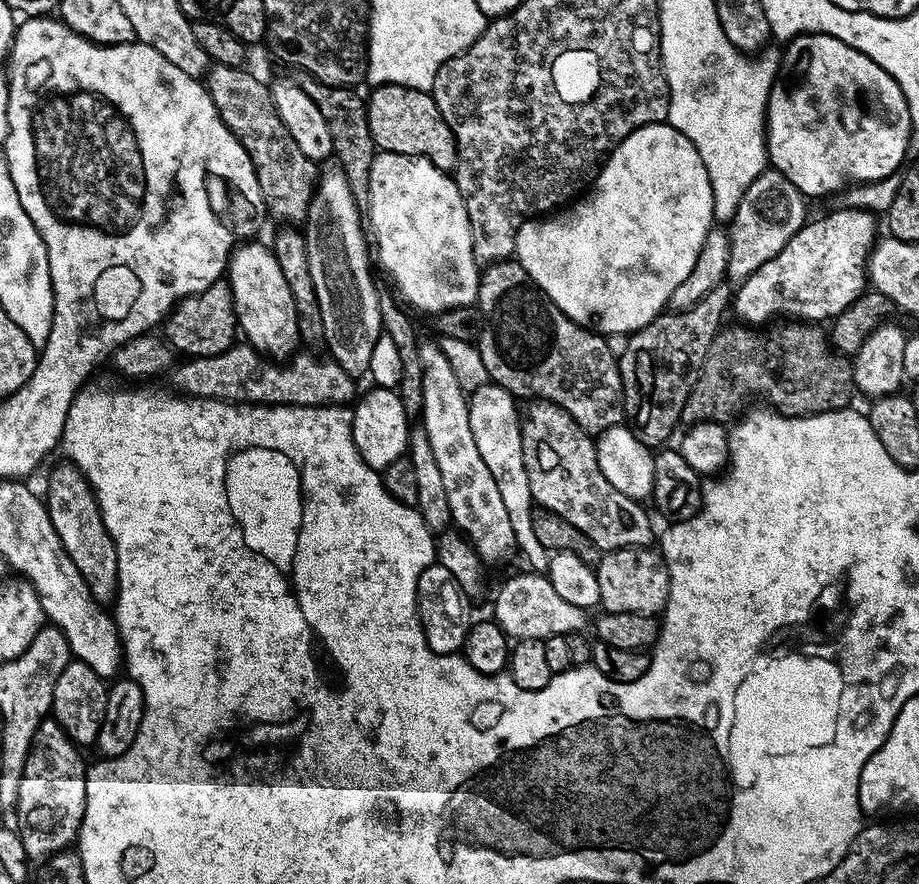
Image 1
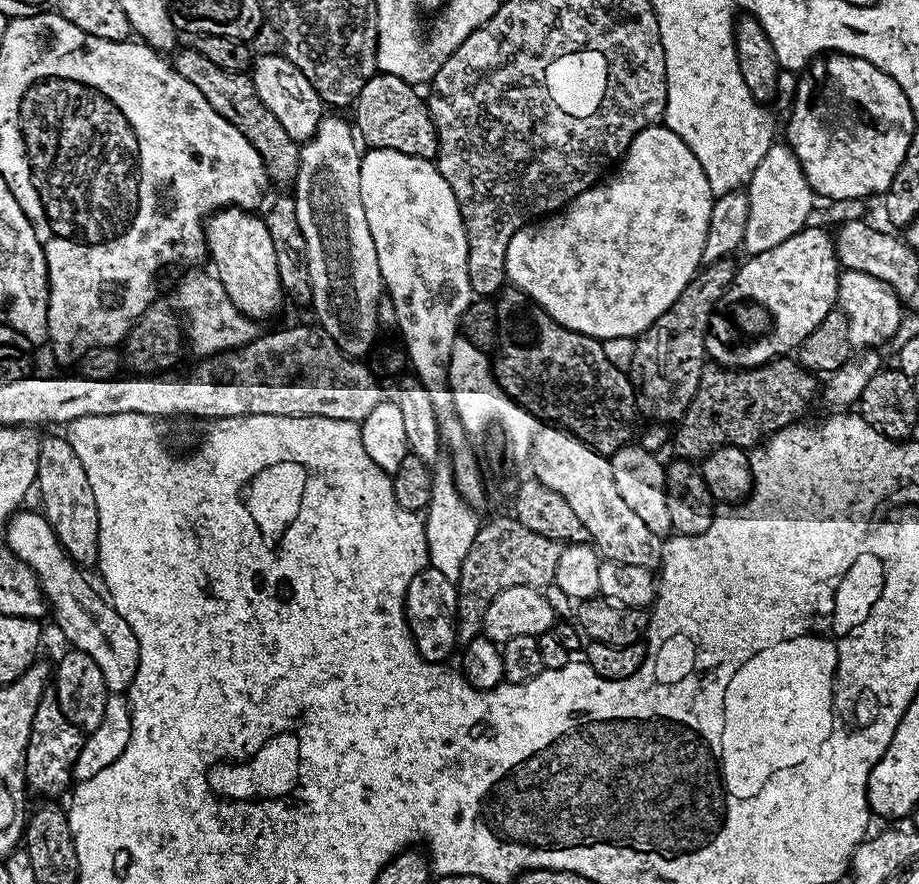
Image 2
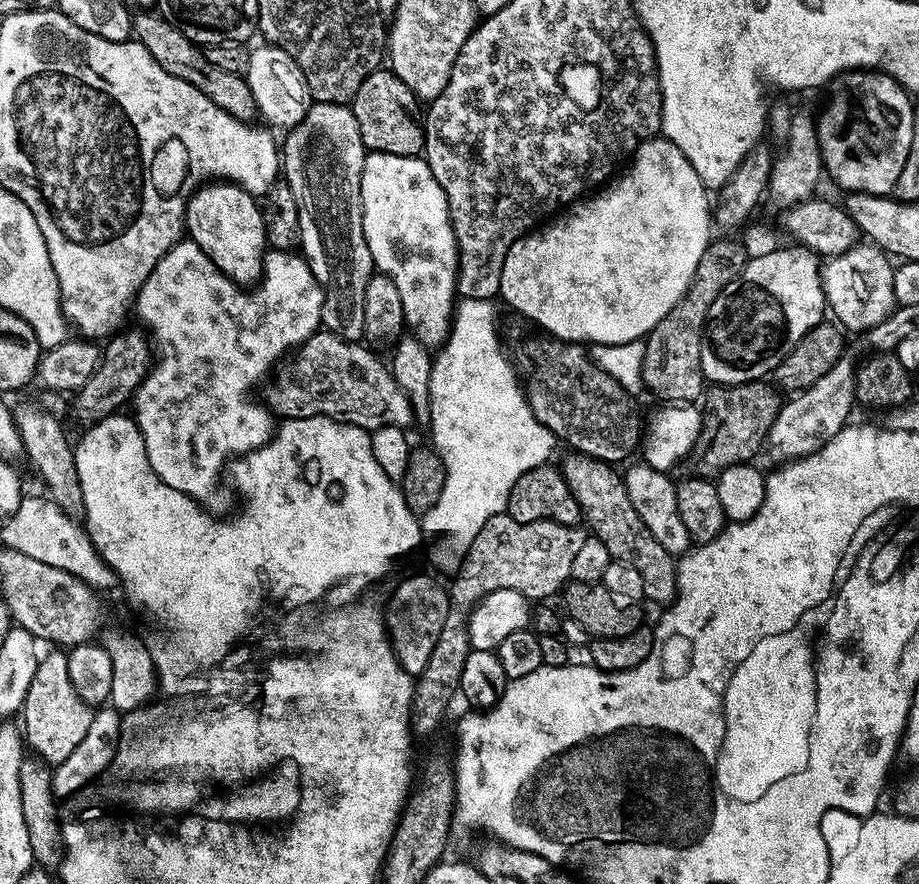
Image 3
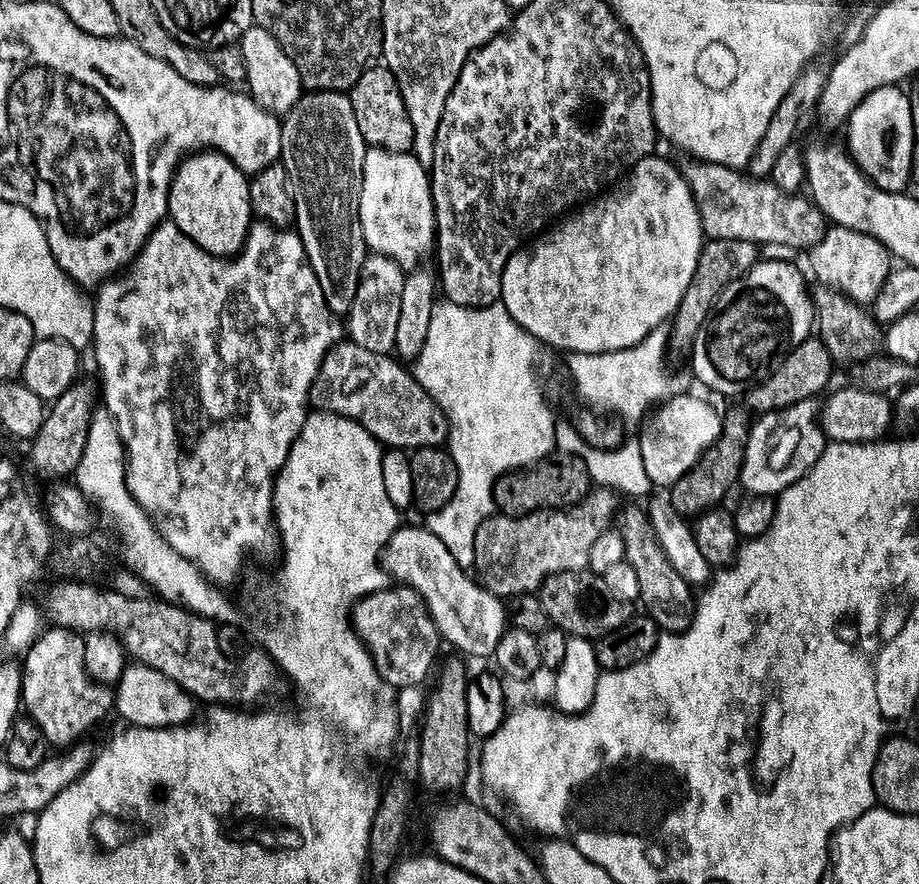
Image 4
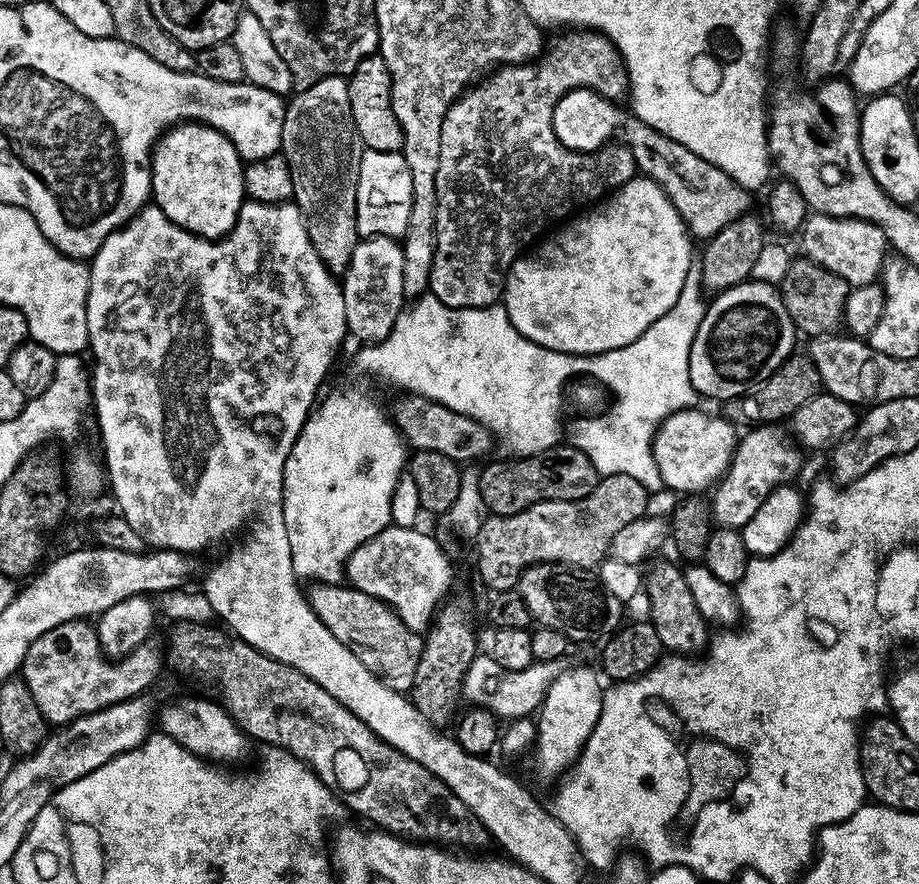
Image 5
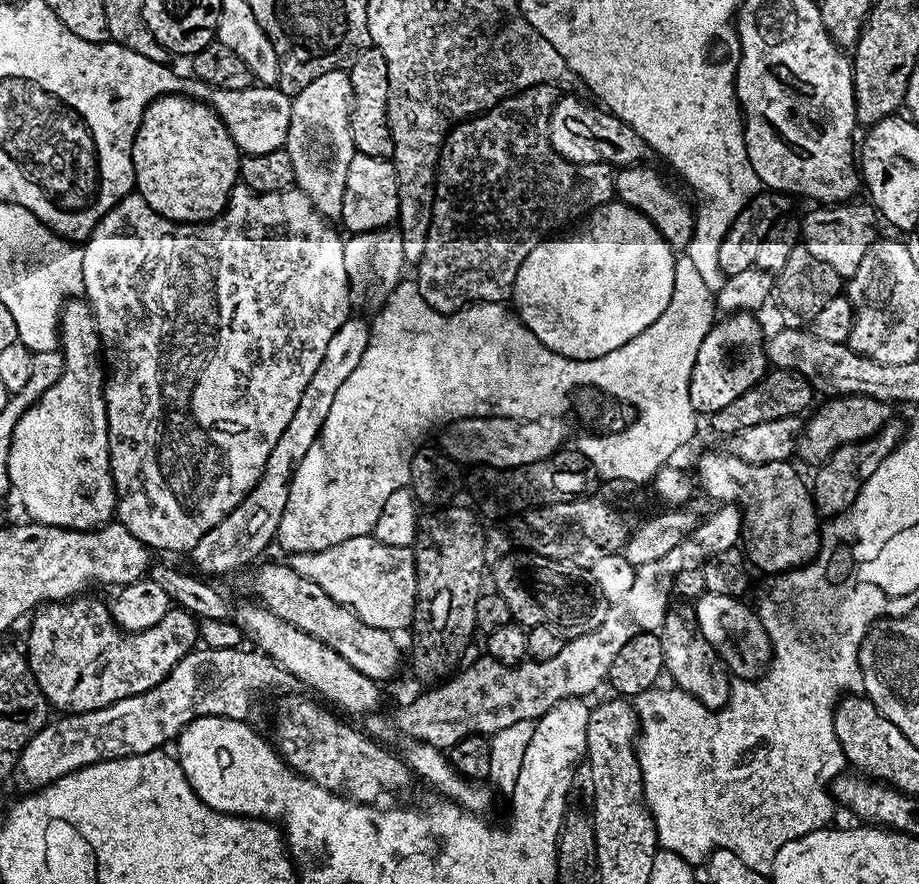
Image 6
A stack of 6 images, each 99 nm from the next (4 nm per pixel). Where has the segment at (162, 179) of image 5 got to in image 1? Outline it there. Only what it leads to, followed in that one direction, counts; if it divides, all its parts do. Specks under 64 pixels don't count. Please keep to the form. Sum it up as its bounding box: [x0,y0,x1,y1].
[226,243,301,358]

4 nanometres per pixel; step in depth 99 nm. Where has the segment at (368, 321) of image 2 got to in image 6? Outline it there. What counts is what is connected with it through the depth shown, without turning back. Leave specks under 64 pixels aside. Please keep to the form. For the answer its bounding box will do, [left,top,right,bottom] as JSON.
[285,69,356,222]

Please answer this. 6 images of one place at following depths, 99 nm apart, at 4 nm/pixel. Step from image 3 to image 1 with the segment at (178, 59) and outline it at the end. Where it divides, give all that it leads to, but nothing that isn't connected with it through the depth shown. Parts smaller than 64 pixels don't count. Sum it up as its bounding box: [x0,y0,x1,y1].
[206,64,318,226]

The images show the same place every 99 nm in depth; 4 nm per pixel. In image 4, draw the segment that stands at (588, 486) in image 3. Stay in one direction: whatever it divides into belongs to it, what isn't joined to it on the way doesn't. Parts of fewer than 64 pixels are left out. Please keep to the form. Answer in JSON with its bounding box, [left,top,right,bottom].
[618,502,694,630]

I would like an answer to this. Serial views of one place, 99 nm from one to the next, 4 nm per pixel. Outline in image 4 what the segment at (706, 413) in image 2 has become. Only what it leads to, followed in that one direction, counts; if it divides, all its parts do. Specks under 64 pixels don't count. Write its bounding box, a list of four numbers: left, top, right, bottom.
[670,407,750,514]

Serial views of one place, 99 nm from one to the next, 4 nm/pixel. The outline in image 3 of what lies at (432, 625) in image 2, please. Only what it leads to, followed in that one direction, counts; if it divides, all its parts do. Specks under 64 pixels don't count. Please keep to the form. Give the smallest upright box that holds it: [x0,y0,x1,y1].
[386,576,448,678]

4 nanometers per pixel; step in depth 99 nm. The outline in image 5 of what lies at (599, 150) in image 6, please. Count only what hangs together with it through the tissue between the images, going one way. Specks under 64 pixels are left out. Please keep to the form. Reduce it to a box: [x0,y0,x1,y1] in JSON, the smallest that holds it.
[554,88,749,241]

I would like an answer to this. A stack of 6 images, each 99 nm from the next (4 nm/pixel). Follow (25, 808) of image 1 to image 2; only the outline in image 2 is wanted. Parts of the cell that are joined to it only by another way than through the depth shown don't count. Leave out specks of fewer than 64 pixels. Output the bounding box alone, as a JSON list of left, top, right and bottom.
[24,694,85,798]

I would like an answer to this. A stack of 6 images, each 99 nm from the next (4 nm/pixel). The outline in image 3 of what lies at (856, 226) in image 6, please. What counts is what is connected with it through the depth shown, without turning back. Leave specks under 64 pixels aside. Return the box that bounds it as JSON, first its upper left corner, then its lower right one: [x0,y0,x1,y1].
[822,242,897,333]

